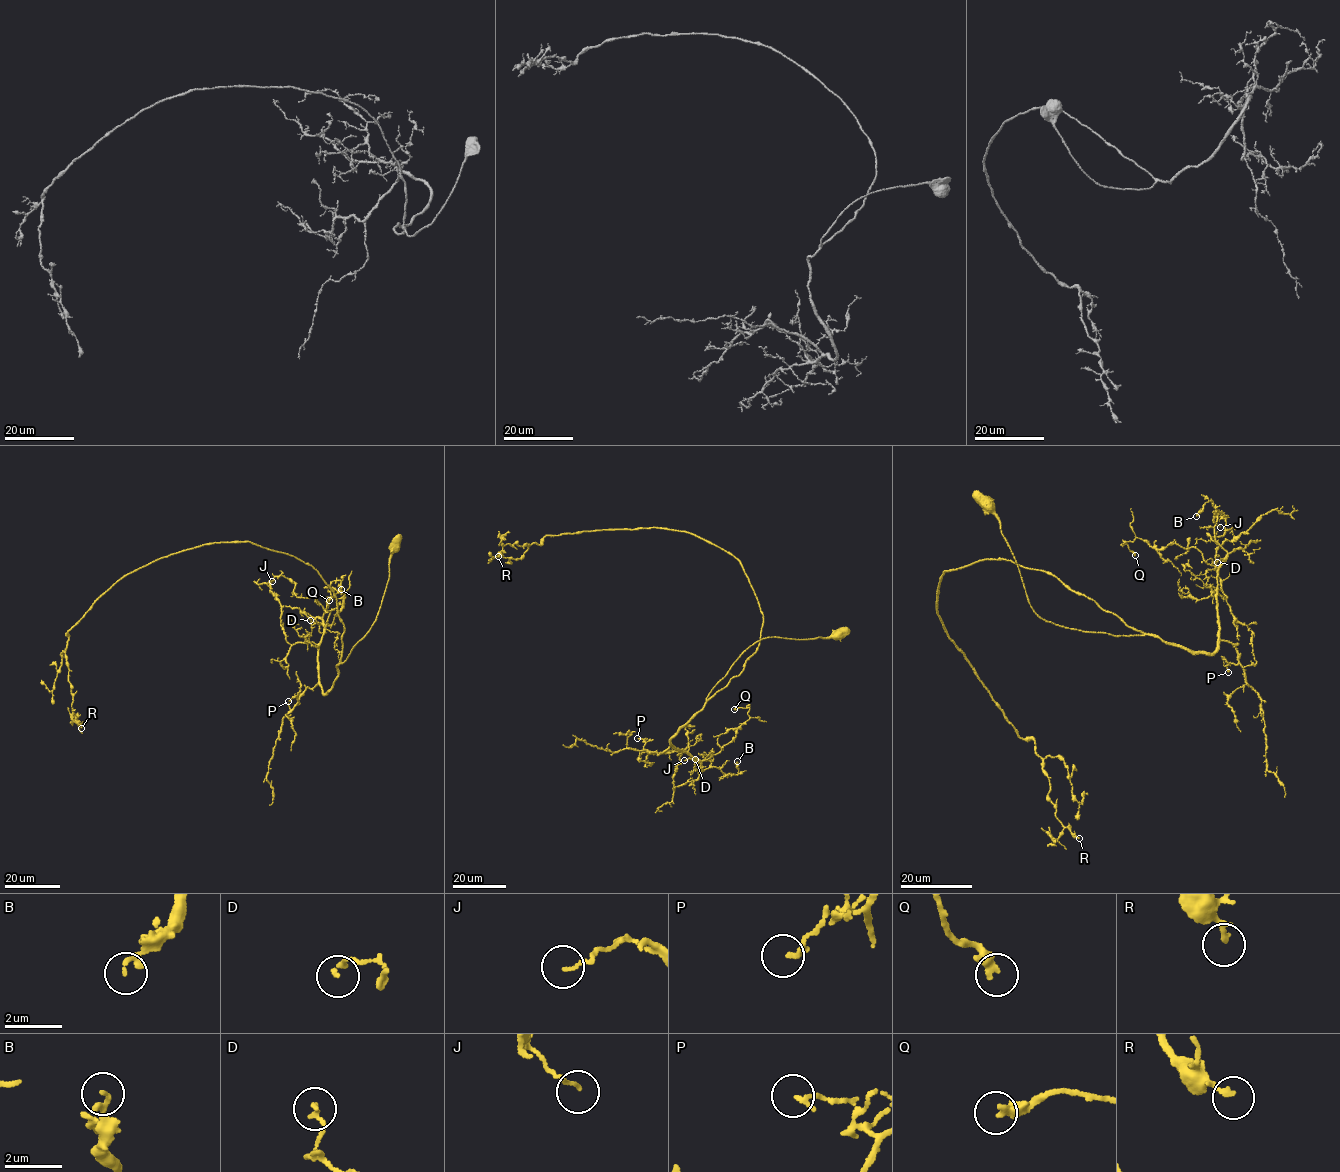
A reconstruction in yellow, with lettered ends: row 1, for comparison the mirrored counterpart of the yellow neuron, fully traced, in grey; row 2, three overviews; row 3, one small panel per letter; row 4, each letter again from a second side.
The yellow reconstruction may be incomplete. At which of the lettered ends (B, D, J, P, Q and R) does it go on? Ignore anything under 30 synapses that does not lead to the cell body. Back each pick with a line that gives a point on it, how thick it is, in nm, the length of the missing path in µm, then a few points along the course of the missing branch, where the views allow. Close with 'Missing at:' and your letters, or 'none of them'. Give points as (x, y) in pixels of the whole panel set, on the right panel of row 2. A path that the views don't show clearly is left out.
Missing at: none of them

